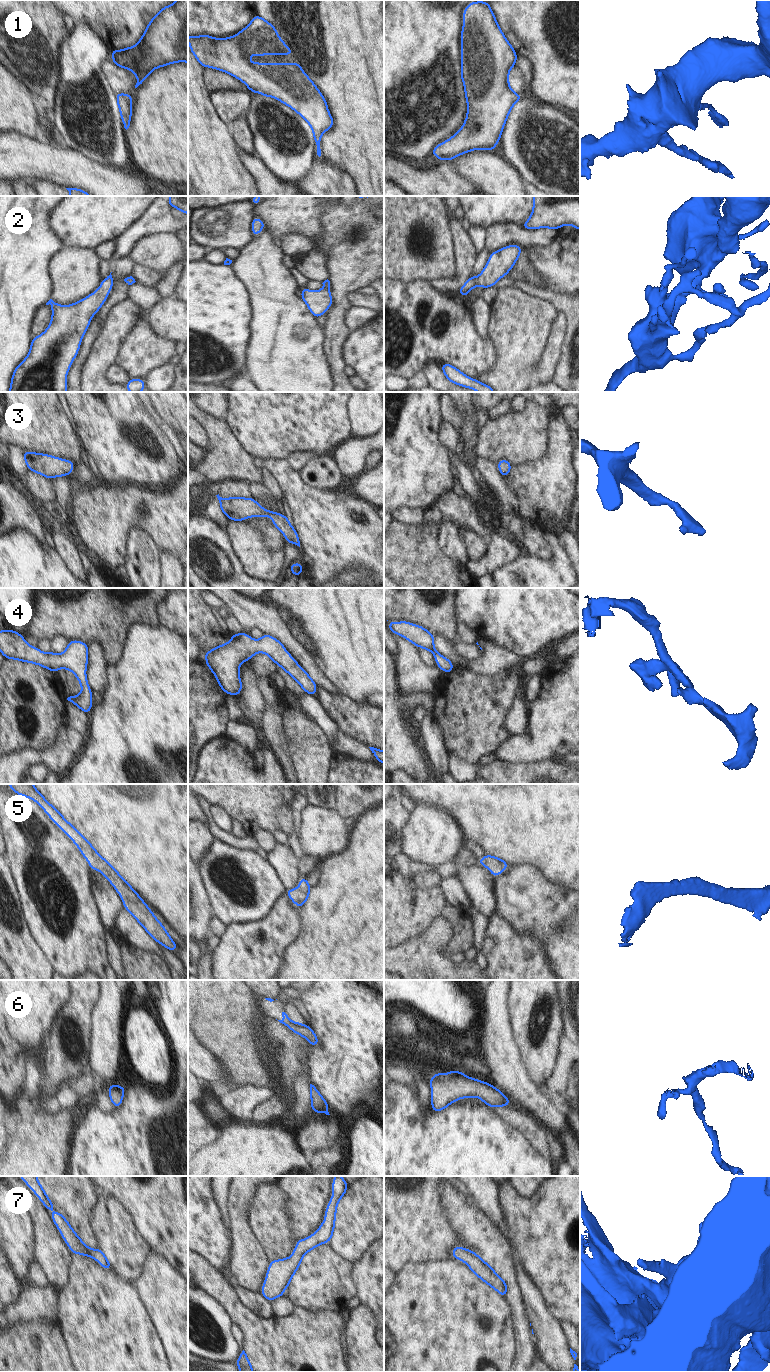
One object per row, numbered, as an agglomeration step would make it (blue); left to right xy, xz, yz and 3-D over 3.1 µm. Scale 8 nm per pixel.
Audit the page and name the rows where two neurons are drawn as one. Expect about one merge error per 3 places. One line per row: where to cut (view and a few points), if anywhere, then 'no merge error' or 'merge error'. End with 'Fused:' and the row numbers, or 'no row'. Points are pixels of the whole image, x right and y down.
1: cut none; no merge error
2: cut none; no merge error
3: cut none; no merge error
4: cut none; no merge error
5: cut none; no merge error
6: cut none; no merge error
7: cut none; no merge error
Fused: no row

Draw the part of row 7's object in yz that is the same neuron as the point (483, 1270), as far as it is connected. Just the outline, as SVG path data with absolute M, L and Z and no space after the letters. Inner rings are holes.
M457 1245L453 1248L451 1256L466 1263L479 1279L506 1298L508 1288L506 1282L476 1252Z

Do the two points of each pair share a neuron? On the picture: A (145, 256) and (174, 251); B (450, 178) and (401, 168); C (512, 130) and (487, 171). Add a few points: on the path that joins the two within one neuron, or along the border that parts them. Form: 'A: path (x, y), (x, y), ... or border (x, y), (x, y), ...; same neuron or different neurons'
A: path (152, 252), (167, 251); same neuron
B: path (438, 178), (413, 178); same neuron
C: border (502, 156), (519, 172); different neurons

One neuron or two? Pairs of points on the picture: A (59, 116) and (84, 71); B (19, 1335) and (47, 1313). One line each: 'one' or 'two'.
A: one
B: two

